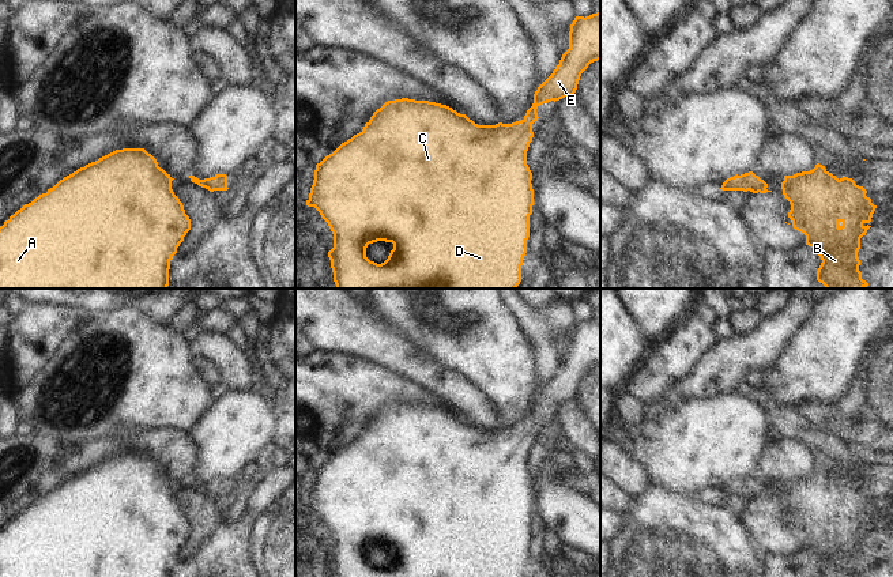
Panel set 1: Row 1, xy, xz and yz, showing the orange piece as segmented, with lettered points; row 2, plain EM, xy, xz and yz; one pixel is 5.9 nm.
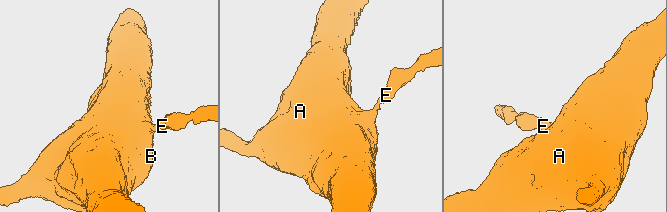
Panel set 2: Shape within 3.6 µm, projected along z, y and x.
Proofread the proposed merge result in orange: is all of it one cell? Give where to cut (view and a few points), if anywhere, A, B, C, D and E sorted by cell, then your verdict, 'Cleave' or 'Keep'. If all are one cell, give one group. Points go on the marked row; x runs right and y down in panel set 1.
No split. Groups: A B C D E. Keep

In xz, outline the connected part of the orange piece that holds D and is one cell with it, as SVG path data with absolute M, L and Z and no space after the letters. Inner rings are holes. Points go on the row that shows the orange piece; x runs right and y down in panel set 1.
M600 12L574 18L569 31L569 49L562 54L553 73L535 91L534 103L521 121L478 125L446 105L408 98L388 101L377 109L359 133L342 143L316 165L313 185L306 200L306 205L320 212L334 234L334 248L328 252L328 257L336 288L516 288L521 282L521 265L527 253L530 215L534 205L532 173L527 165L527 151L534 137L532 124L539 118L536 109L543 103L573 95L581 73L598 60L600 60ZM377 241L393 244L388 259L381 264L366 257L368 245Z

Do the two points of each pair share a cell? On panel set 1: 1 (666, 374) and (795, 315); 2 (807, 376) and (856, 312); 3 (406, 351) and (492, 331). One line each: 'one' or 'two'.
1: two
2: one
3: two

